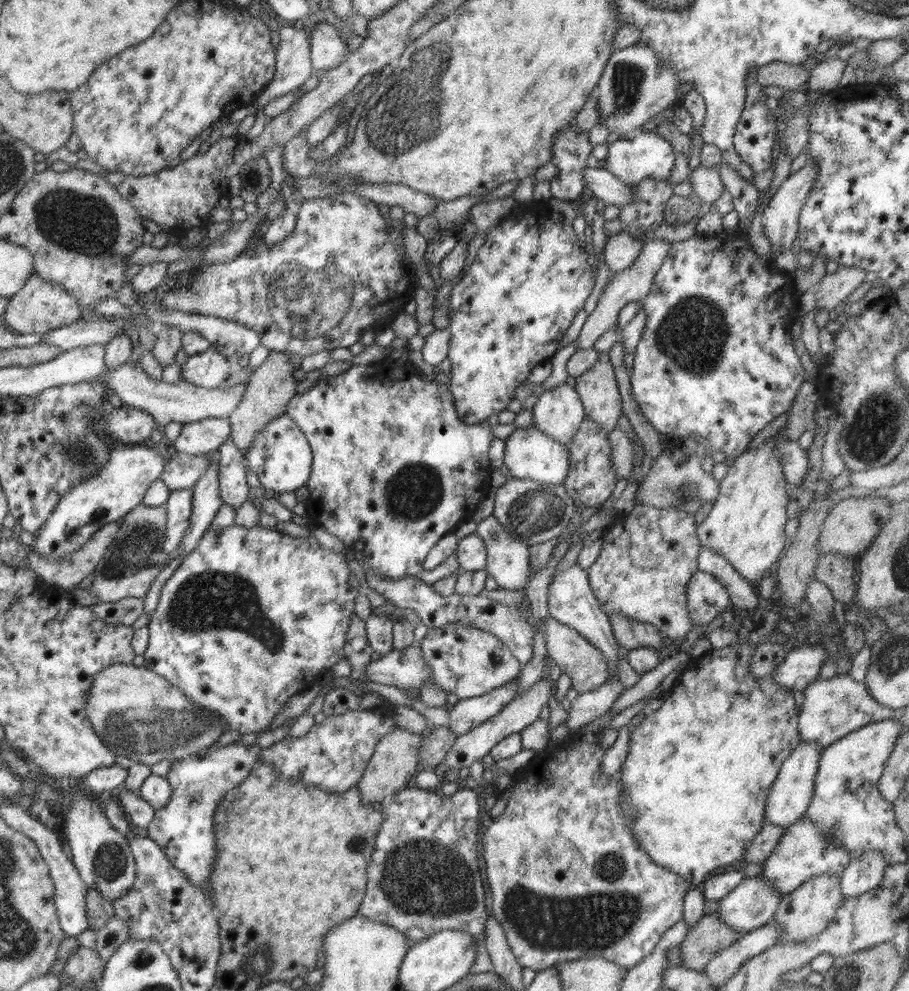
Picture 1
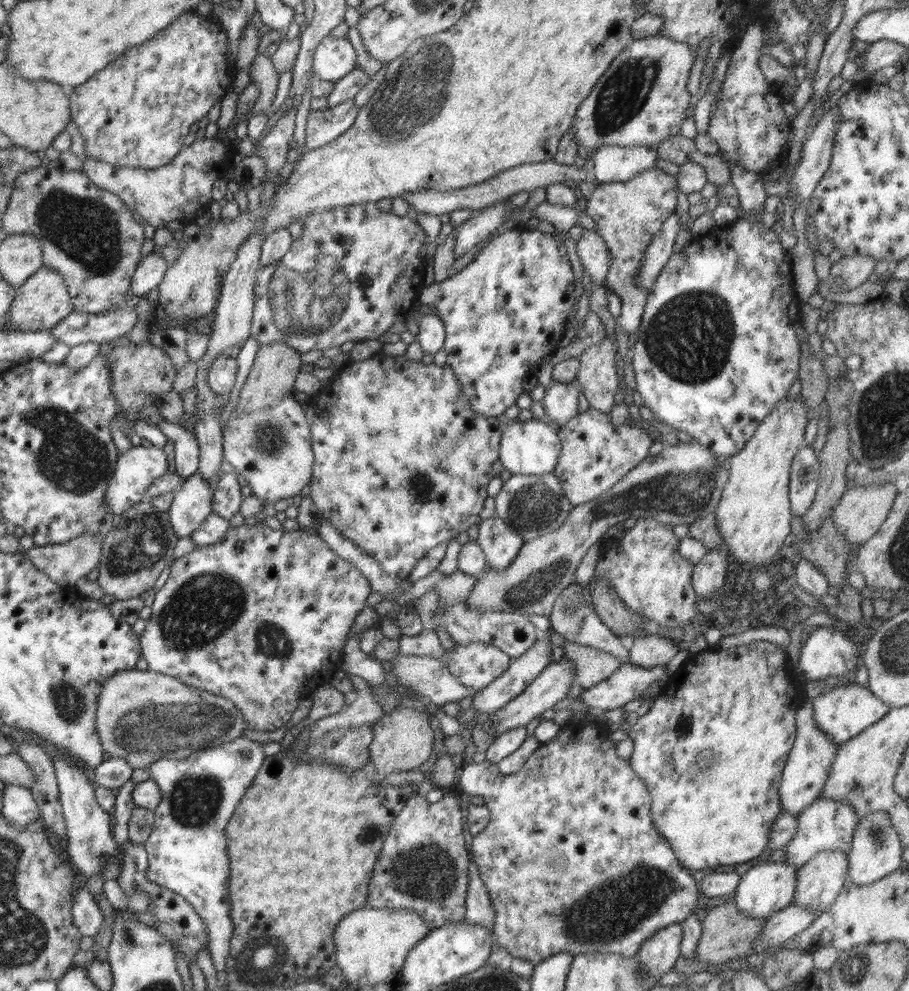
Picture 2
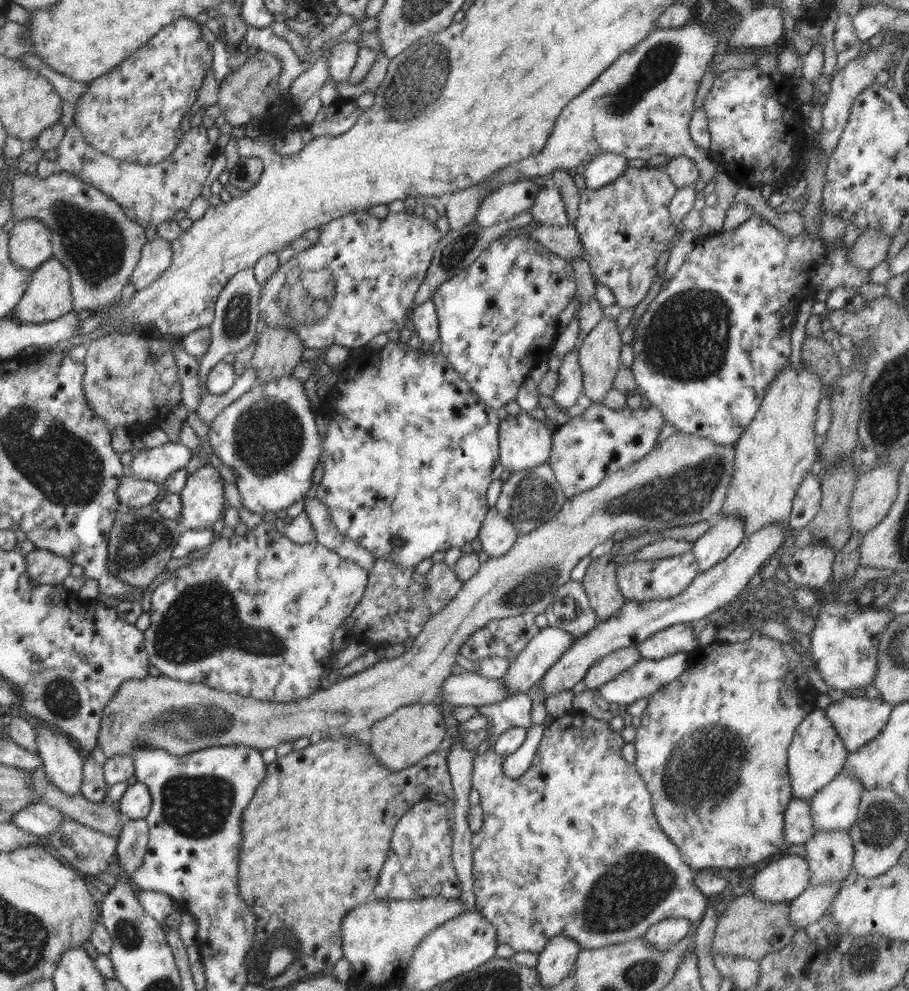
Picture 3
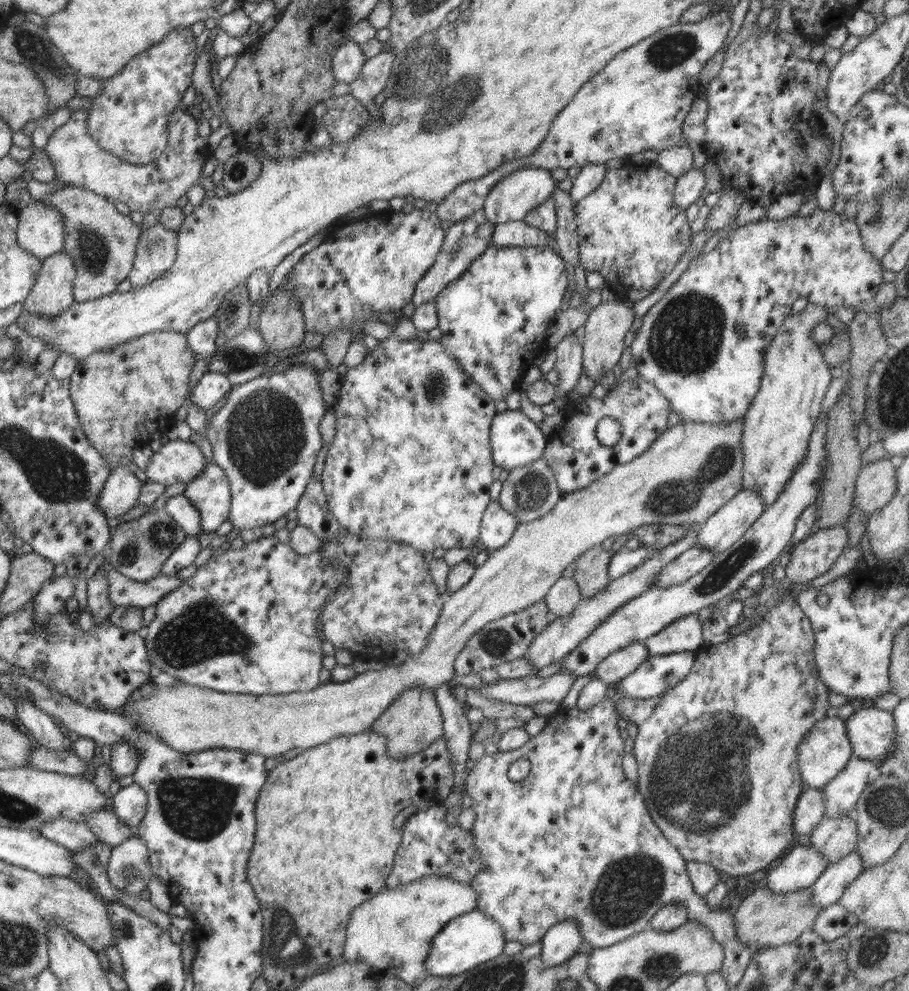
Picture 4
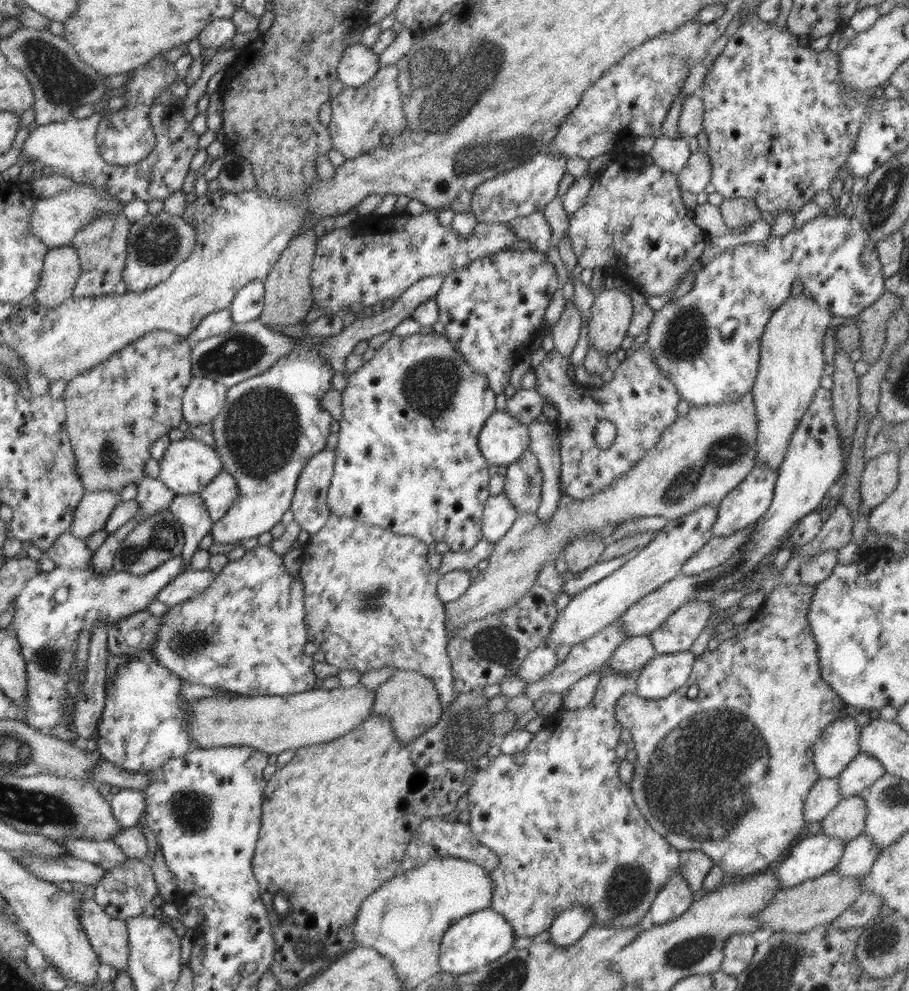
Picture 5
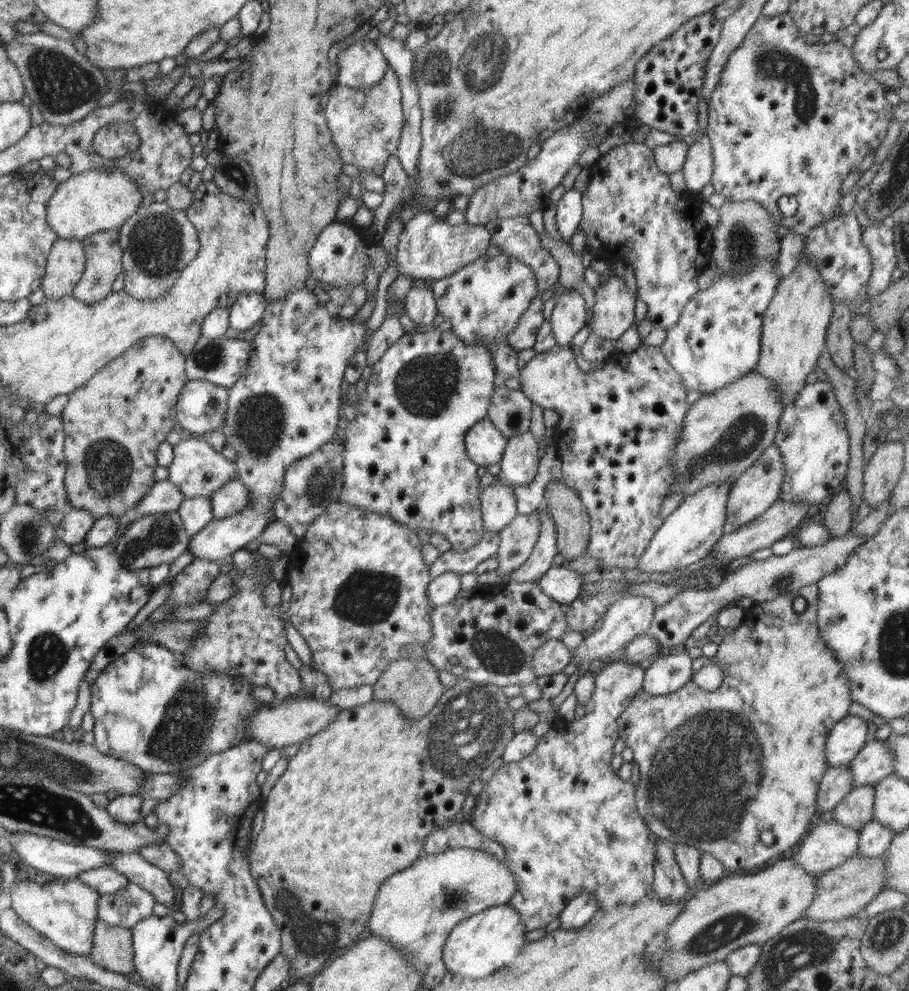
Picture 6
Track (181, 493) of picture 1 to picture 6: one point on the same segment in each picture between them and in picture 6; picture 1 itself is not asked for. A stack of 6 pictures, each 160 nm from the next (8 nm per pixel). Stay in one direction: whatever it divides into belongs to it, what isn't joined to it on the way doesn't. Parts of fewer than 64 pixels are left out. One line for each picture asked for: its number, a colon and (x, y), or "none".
2: (192, 504)
3: (202, 498)
4: (210, 492)
5: (219, 495)
6: (231, 499)

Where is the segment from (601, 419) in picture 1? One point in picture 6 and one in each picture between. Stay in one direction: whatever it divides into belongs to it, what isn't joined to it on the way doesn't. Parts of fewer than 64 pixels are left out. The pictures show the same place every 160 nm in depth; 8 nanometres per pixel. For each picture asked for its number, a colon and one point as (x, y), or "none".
2: (597, 374)
3: (599, 353)
4: (603, 343)
5: (612, 311)
6: (613, 314)

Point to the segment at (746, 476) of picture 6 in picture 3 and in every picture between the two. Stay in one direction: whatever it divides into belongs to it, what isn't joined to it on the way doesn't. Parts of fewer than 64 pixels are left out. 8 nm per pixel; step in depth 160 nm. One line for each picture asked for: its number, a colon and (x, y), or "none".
3: (726, 532)
4: (719, 532)
5: (742, 507)

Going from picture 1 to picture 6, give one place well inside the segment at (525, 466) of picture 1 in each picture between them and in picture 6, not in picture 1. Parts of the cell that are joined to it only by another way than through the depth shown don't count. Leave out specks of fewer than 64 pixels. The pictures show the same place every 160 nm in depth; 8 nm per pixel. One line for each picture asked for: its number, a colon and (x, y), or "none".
2: (533, 447)
3: (524, 443)
4: (515, 440)
5: (503, 440)
6: (485, 444)

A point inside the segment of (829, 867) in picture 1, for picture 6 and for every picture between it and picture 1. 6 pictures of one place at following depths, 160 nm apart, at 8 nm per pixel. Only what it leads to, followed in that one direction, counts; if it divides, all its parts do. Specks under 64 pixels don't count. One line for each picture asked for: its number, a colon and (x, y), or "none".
2: (825, 825)
3: (834, 808)
4: (841, 794)
5: (864, 770)
6: (874, 762)

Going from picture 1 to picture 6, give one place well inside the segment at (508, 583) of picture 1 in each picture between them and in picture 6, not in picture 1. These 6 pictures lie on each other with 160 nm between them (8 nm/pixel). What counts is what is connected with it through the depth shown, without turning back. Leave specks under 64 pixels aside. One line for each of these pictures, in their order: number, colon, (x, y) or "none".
2: (500, 543)
3: (497, 535)
4: (497, 526)
5: (498, 516)
6: (498, 502)

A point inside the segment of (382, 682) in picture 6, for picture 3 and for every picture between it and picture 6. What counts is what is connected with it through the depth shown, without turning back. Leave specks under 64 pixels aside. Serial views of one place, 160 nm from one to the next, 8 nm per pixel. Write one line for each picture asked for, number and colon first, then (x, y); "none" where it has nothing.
3: (399, 740)
4: (413, 721)
5: (411, 702)

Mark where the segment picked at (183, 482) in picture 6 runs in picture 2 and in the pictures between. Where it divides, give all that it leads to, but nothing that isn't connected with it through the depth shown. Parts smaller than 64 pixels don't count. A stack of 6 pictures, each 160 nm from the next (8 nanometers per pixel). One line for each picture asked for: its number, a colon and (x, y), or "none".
2: (136, 469)
3: (157, 464)
4: (178, 461)
5: (187, 466)

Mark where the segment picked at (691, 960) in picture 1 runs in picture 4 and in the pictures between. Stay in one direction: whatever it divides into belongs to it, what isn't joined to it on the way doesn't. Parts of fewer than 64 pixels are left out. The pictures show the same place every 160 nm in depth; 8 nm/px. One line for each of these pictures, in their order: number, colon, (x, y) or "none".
2: (727, 934)
3: (749, 928)
4: (765, 919)

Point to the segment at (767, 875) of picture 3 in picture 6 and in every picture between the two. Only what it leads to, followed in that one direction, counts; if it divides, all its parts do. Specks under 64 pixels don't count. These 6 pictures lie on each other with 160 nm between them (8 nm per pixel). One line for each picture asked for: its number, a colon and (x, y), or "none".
4: (801, 866)
5: (811, 856)
6: (829, 844)

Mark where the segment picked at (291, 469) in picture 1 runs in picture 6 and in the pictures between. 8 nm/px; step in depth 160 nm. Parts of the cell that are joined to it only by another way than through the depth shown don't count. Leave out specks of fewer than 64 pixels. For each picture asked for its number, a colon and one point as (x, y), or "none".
2: (271, 448)
3: (268, 436)
4: (266, 438)
5: (270, 425)
6: (286, 405)

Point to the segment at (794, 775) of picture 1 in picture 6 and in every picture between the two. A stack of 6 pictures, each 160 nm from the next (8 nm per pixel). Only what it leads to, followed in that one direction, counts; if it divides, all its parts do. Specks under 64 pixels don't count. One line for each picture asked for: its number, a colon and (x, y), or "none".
2: (807, 766)
3: (816, 755)
4: (825, 750)
5: (839, 743)
6: (848, 736)

